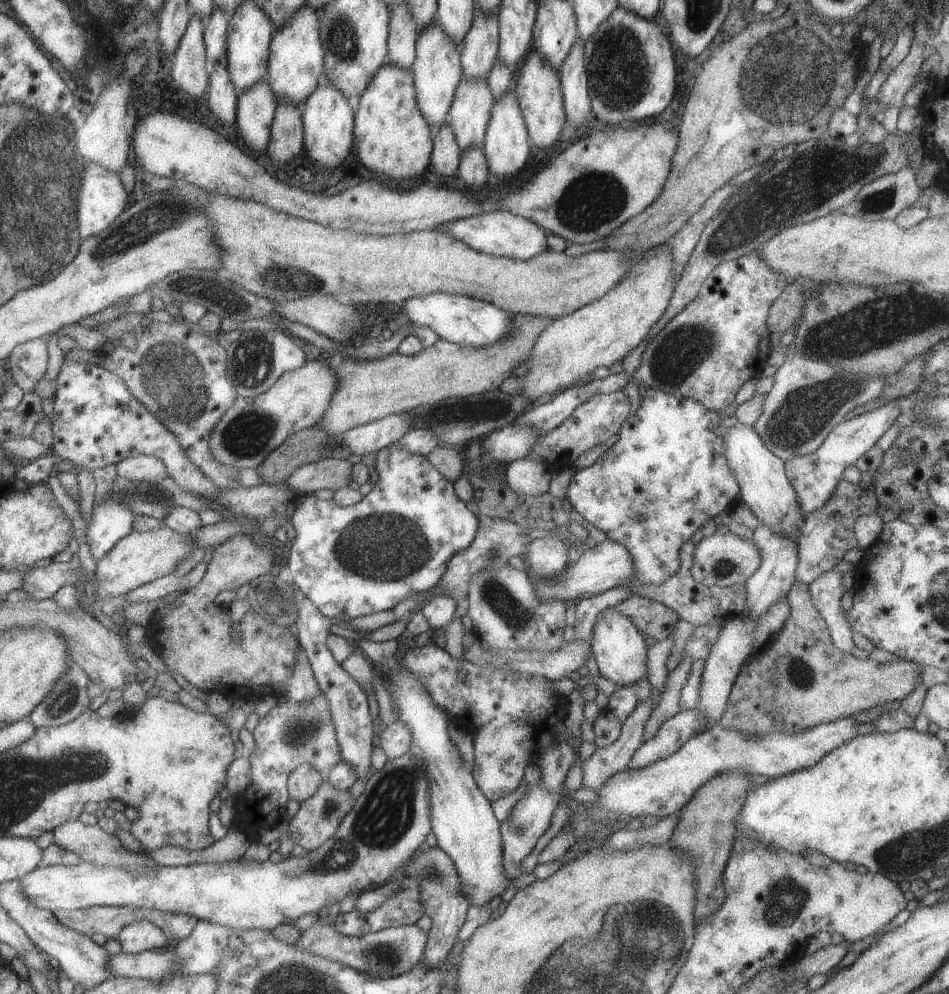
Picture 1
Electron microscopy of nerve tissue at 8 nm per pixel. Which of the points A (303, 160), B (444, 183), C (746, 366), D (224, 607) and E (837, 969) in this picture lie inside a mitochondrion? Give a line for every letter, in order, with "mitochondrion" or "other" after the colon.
A: other
B: other
C: other
D: other
E: other

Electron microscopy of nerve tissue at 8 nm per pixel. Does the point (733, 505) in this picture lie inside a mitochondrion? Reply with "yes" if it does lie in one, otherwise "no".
no

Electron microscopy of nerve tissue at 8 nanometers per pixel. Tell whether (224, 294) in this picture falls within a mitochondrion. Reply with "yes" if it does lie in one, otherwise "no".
yes

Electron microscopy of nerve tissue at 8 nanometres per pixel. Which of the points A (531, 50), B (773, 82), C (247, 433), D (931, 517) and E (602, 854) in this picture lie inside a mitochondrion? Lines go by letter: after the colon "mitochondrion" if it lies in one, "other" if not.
A: other
B: mitochondrion
C: mitochondrion
D: other
E: other

